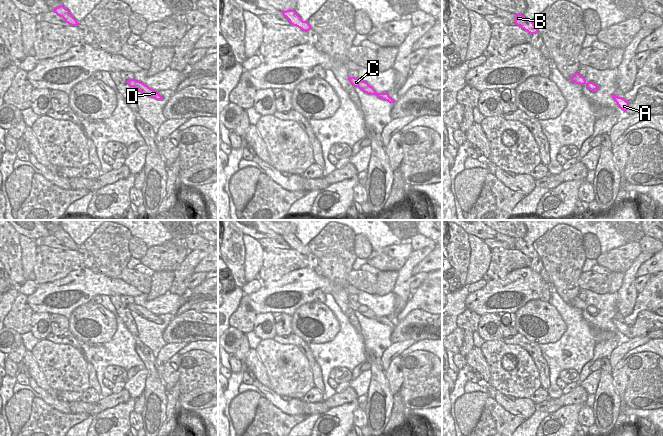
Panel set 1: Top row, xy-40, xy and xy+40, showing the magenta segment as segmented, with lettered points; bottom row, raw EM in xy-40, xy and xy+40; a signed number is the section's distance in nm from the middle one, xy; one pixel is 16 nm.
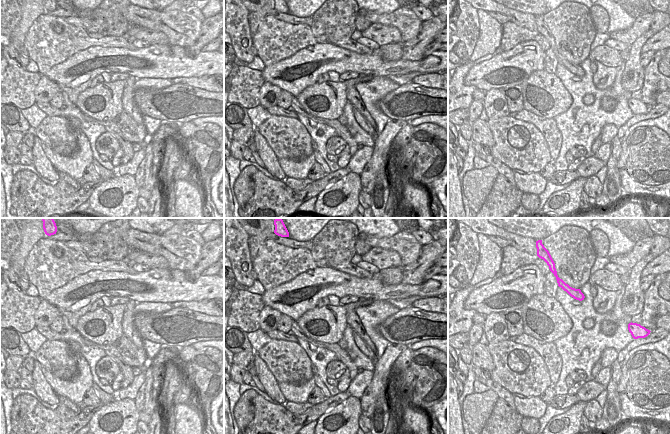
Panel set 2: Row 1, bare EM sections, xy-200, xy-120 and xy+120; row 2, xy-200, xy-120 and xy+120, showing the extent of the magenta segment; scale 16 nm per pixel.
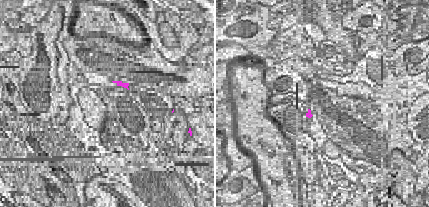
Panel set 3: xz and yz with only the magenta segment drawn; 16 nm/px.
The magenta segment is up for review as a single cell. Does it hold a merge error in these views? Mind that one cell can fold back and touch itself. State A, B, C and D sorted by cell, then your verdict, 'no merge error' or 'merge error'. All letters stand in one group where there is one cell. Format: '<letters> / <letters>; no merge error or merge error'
A B C D; no merge error

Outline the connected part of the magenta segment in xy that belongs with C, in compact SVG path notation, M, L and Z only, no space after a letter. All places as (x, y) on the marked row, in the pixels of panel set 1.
M348 77L348 80L354 87L358 87L363 92L370 95L376 95L378 98L388 101L389 103L392 103L394 105L395 100L393 100L388 93L377 93L376 90L372 86L370 86L367 82L362 81L355 77Z

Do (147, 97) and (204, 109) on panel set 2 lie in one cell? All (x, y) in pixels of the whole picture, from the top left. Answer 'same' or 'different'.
same

